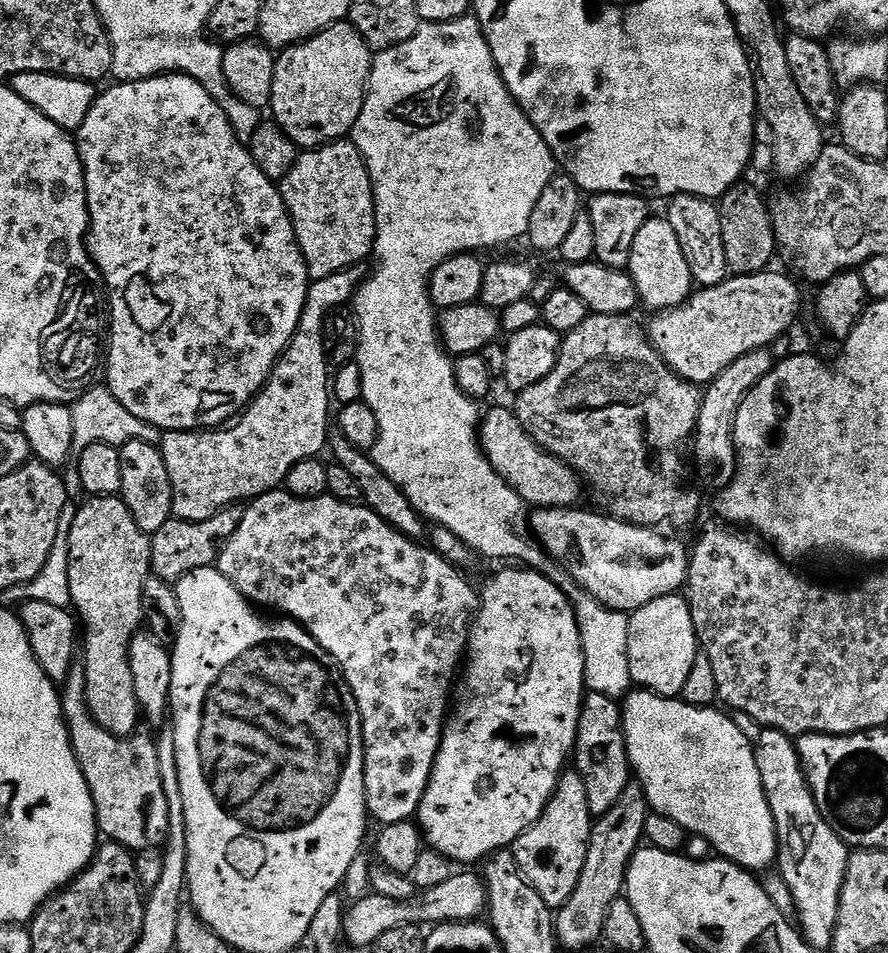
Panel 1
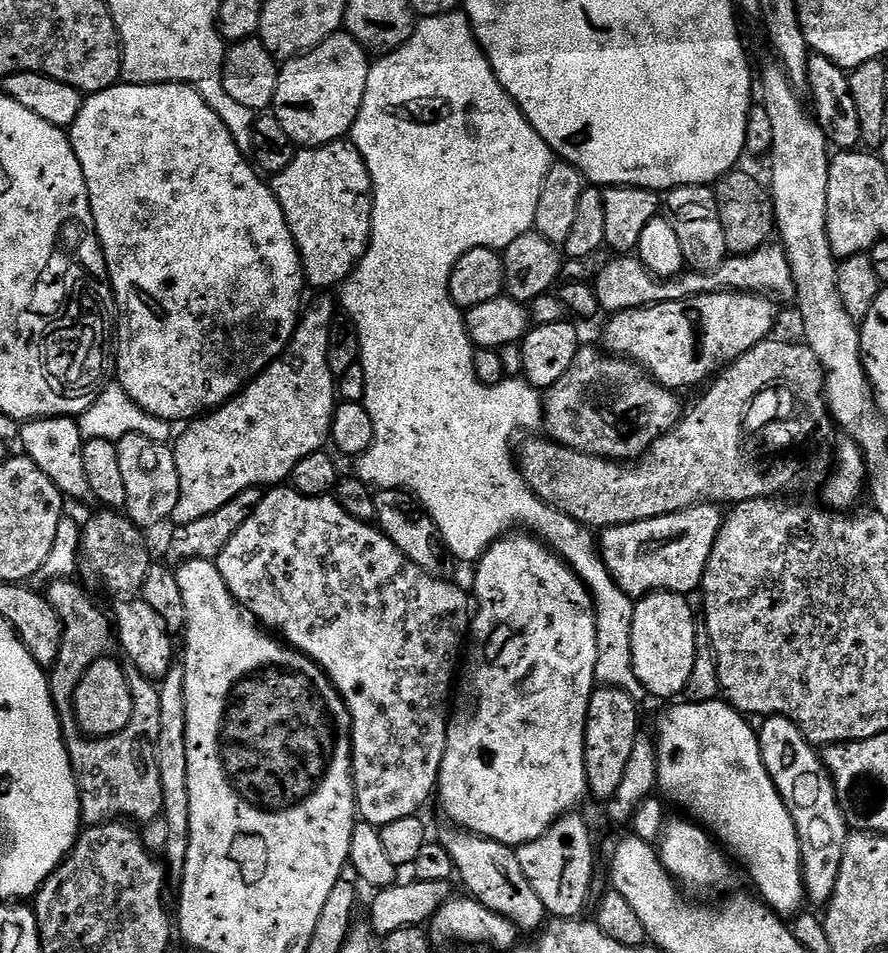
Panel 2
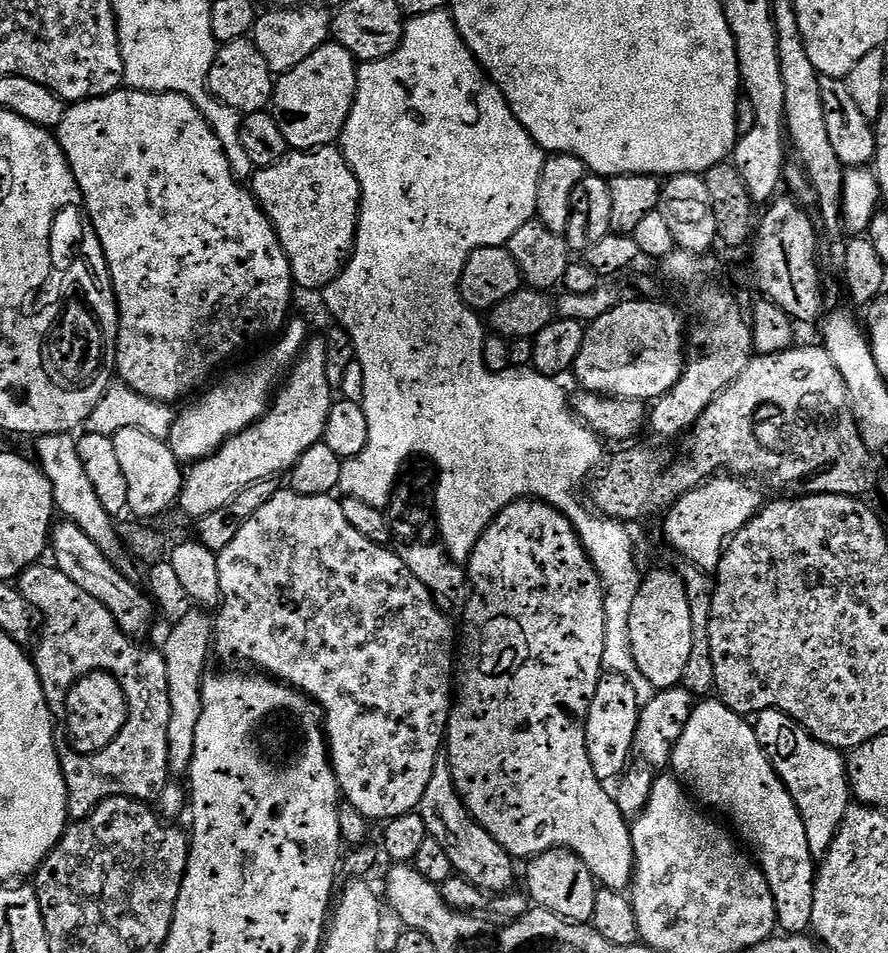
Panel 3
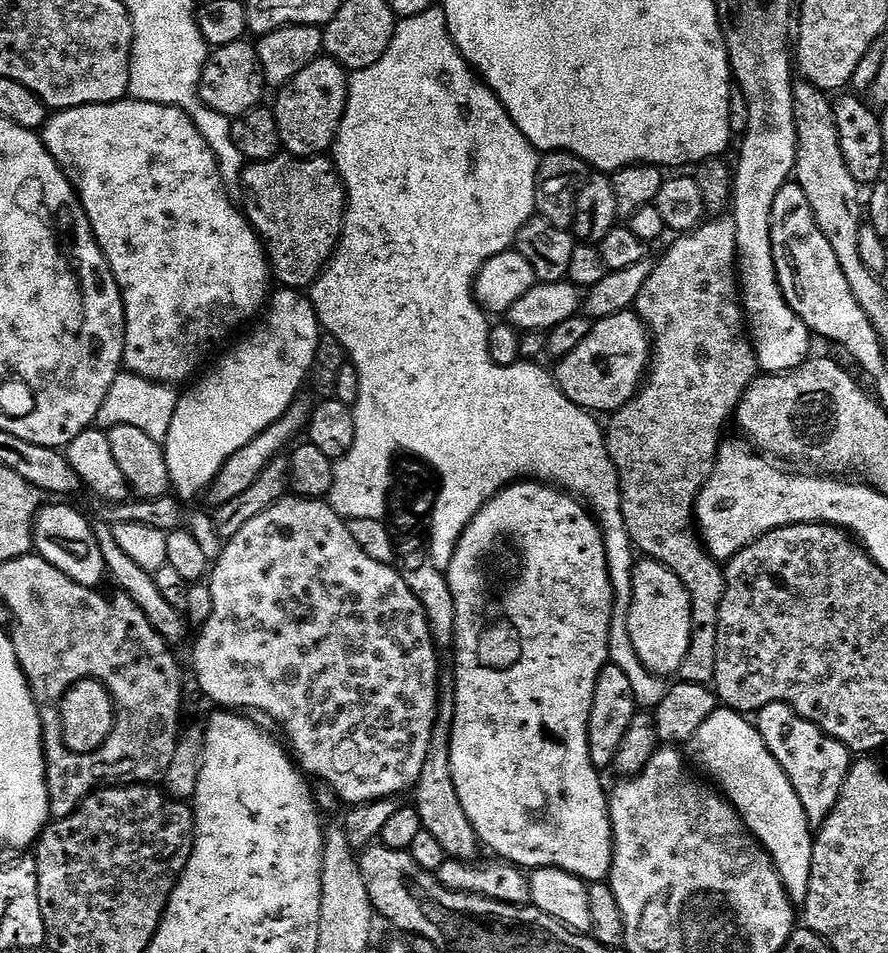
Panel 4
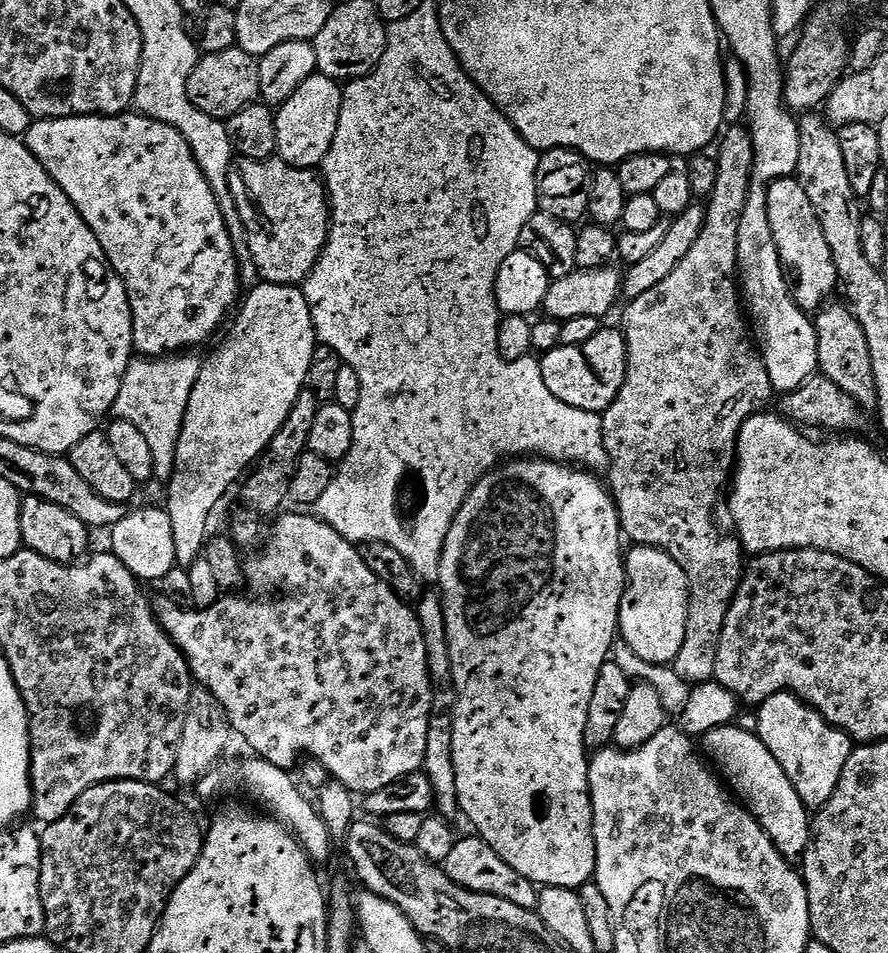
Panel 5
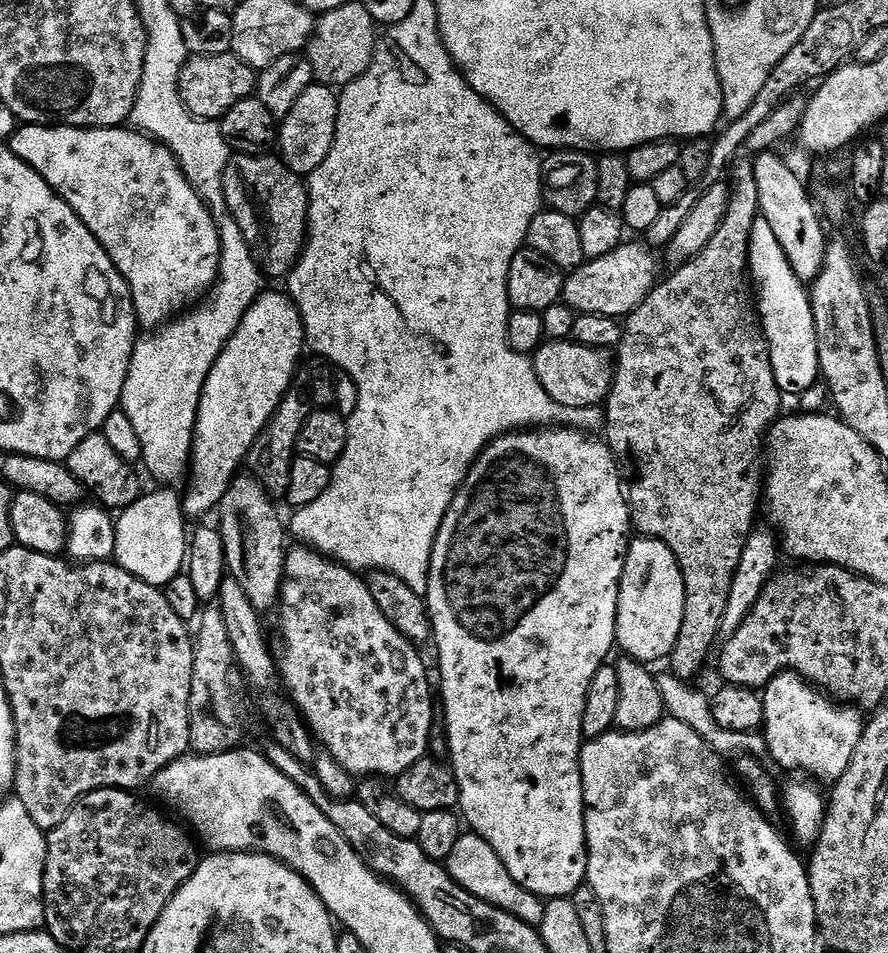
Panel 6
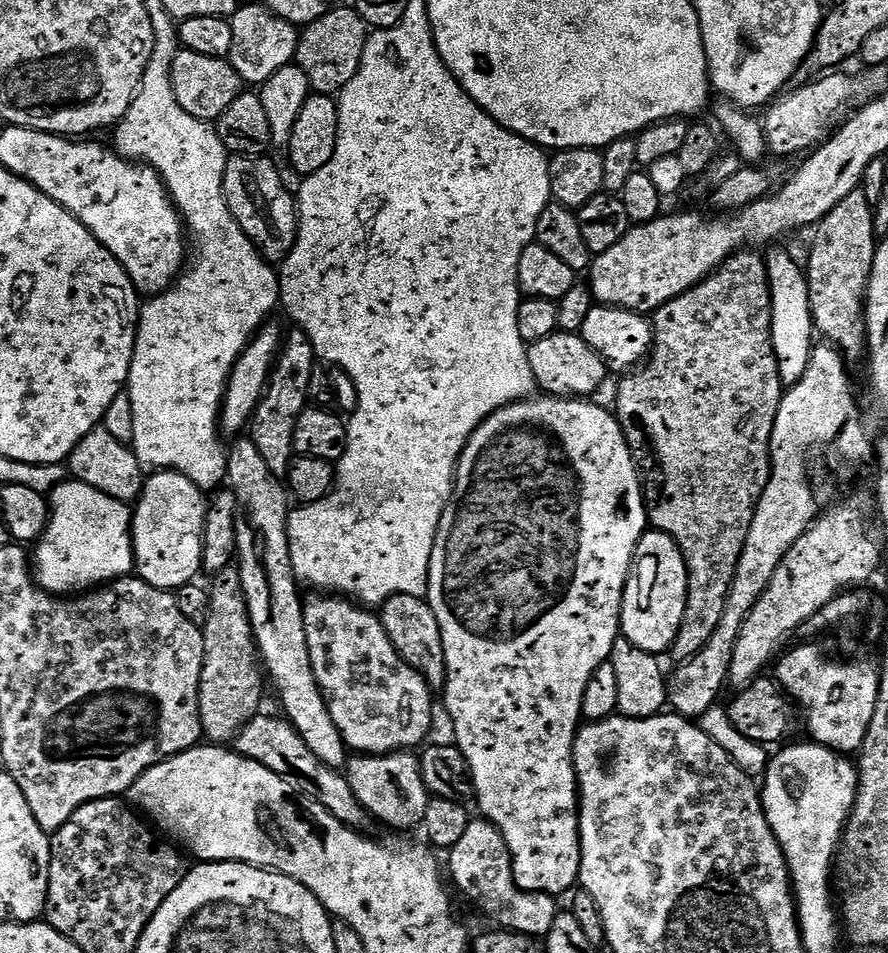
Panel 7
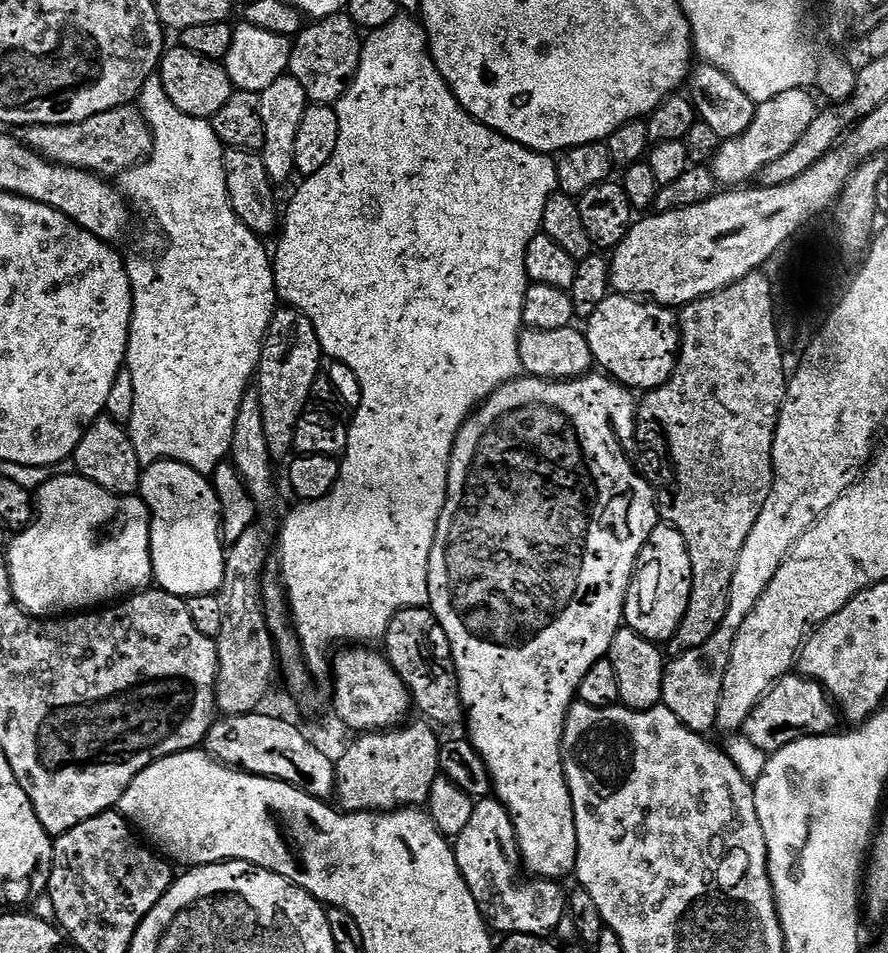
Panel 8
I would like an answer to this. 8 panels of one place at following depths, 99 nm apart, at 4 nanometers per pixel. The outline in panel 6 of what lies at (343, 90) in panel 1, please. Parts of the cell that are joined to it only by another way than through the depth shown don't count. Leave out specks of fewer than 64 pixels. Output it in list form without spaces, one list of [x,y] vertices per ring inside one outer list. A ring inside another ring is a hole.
[[[313,82],[302,98],[294,102],[294,110],[278,124],[278,152],[286,167],[307,178],[326,162],[326,154],[330,154],[330,146],[334,146],[339,105],[339,95],[329,85],[319,82]]]

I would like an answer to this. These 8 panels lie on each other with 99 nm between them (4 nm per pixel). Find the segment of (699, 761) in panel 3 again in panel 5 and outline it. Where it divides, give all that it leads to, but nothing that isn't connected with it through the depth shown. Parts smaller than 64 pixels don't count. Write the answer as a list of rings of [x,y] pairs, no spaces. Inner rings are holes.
[[[736,727],[715,728],[707,732],[702,737],[703,755],[714,765],[715,771],[736,799],[760,823],[762,830],[766,830],[776,849],[790,862],[799,861],[810,839],[809,809],[804,807],[802,798],[798,798],[798,790],[794,790],[790,778],[786,778],[786,770],[778,766],[778,758],[766,750],[755,731],[748,729],[747,732],[744,728]]]

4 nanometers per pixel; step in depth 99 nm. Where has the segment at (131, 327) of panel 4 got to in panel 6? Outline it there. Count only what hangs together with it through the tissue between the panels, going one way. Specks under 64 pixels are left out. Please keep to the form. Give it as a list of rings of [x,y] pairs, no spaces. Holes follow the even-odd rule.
[[[66,123],[59,124],[24,124],[17,127],[16,133],[10,137],[10,147],[22,162],[26,162],[49,184],[61,198],[82,218],[84,225],[98,238],[98,242],[106,250],[106,254],[114,262],[114,266],[122,274],[122,278],[130,286],[132,301],[136,311],[137,321],[145,324],[145,329],[152,330],[157,326],[163,326],[169,320],[181,315],[189,306],[203,301],[212,291],[212,287],[219,278],[220,270],[220,234],[212,212],[208,209],[204,199],[194,190],[194,186],[186,178],[186,174],[180,169],[180,163],[176,161],[176,155],[166,145],[151,136],[137,132],[128,126],[118,128],[75,128]]]

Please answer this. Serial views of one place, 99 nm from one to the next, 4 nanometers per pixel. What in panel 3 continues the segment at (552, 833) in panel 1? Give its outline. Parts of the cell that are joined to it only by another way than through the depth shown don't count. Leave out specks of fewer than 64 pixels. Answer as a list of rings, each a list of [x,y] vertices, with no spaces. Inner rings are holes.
[[[552,848],[549,852],[543,852],[531,857],[528,864],[528,892],[532,895],[532,904],[537,908],[544,908],[548,912],[558,914],[563,920],[570,920],[573,924],[588,924],[594,914],[594,898],[598,891],[595,878],[590,874],[586,862],[578,858],[568,848]]]

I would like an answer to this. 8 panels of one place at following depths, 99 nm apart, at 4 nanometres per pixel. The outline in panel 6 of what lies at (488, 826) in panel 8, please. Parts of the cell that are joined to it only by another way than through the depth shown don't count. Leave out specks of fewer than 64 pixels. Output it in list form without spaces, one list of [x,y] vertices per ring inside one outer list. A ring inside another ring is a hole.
[[[460,835],[454,850],[448,855],[446,867],[454,882],[458,882],[460,888],[465,888],[470,894],[474,894],[474,898],[482,898],[482,902],[490,902],[495,908],[512,912],[527,924],[538,926],[542,922],[545,901],[539,896],[530,894],[530,890],[518,886],[518,882],[510,878],[510,870],[506,870],[494,846],[490,846],[490,842],[486,842],[481,836]]]

